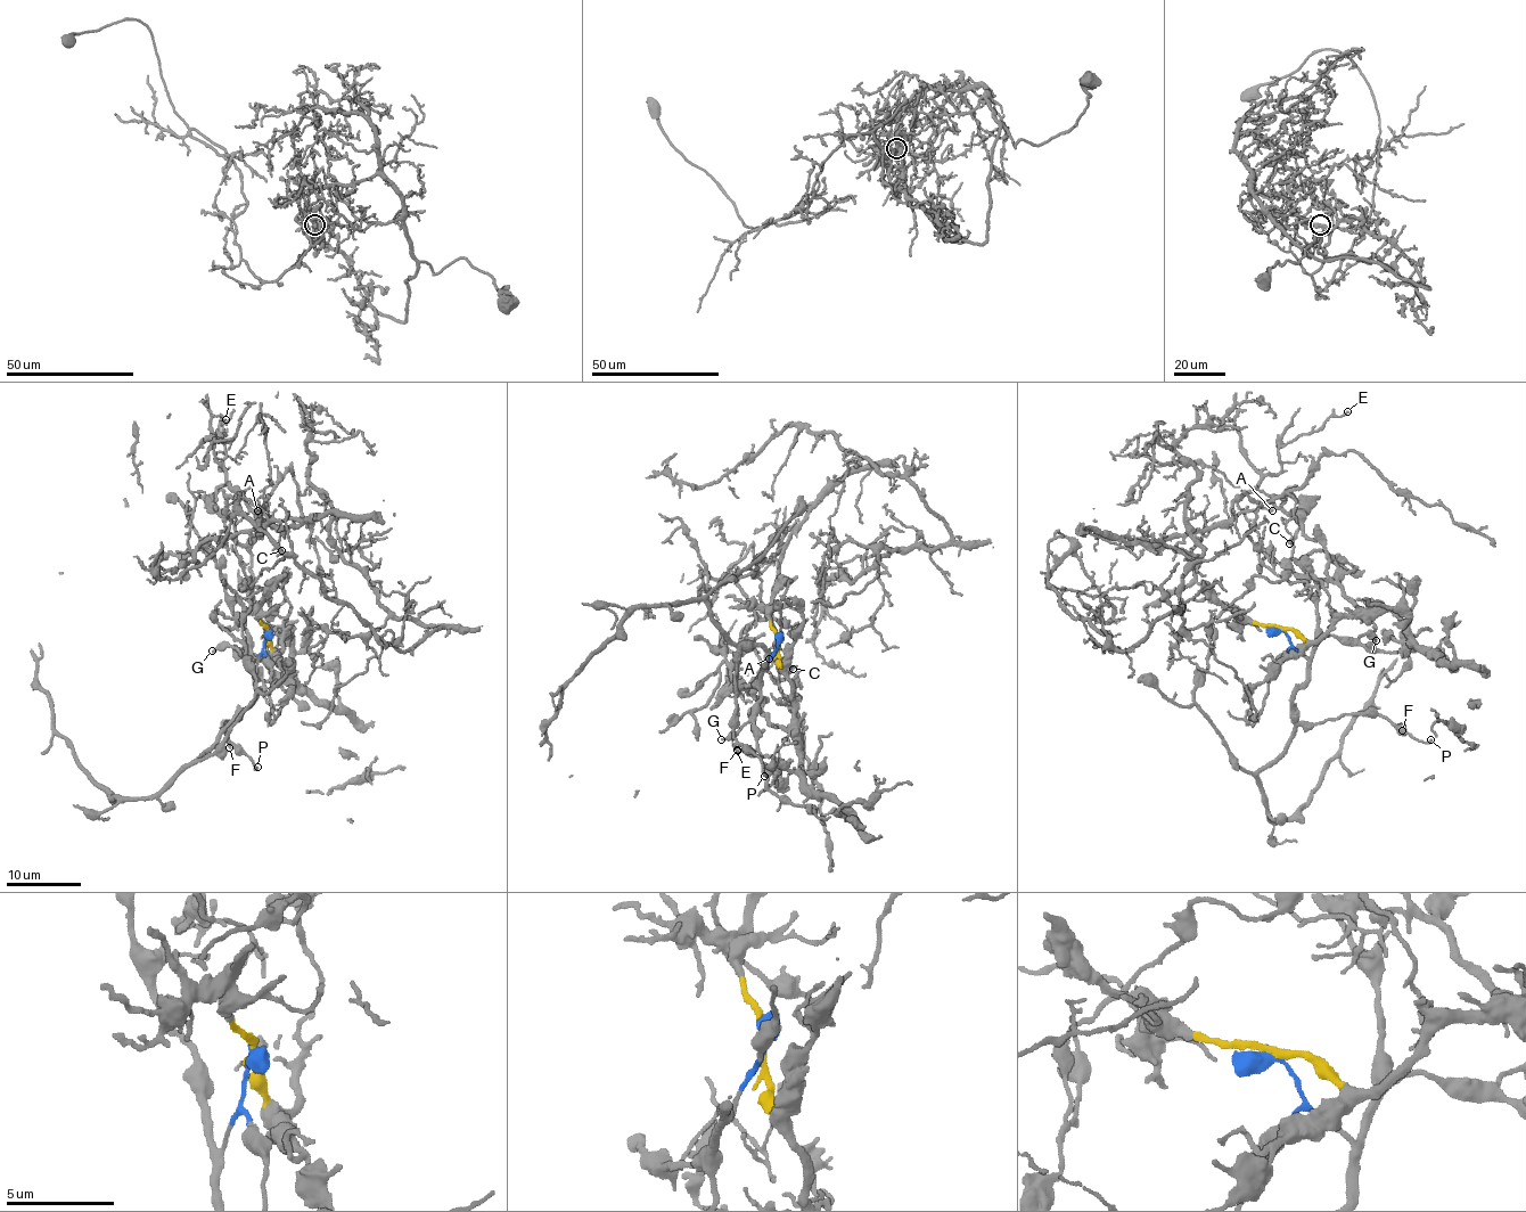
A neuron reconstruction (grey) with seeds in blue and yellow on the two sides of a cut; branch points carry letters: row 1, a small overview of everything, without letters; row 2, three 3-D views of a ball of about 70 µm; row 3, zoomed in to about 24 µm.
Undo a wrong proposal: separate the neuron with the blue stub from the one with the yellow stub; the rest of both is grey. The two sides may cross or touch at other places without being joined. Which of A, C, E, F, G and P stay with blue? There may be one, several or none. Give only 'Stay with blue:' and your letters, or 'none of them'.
Stay with blue: F, G, P

